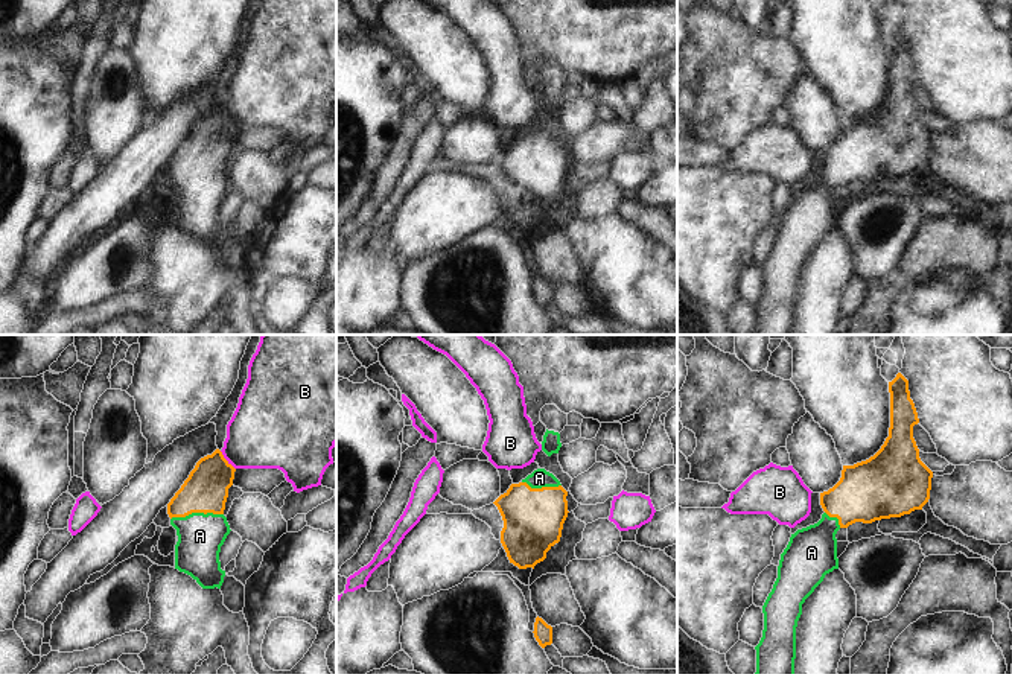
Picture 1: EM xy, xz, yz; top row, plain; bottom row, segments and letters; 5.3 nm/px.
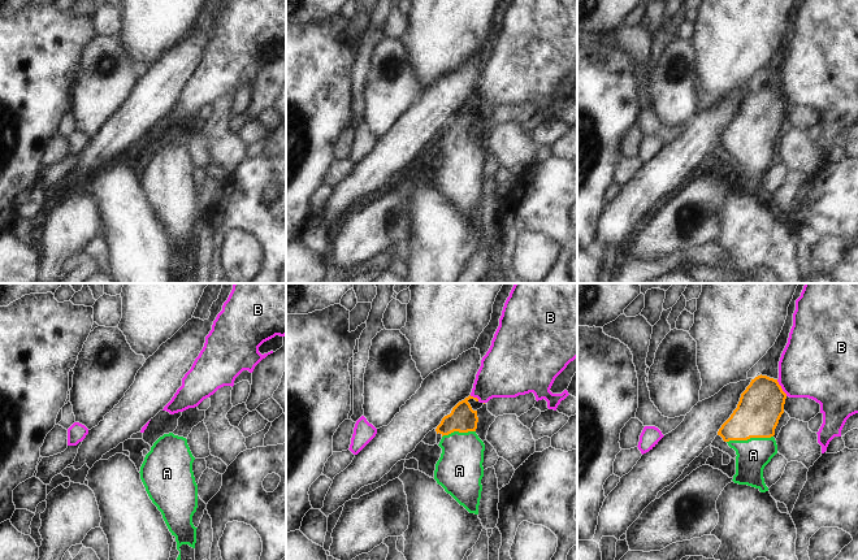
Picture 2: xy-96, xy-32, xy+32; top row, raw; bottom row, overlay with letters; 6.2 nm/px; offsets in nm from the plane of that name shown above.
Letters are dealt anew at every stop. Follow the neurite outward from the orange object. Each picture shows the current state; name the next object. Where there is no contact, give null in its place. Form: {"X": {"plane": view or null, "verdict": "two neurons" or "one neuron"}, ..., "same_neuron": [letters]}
{"A": {"plane": "xy", "verdict": "one neuron"}, "B": {"plane": "xy", "verdict": "two neurons"}, "same_neuron": ["A"]}

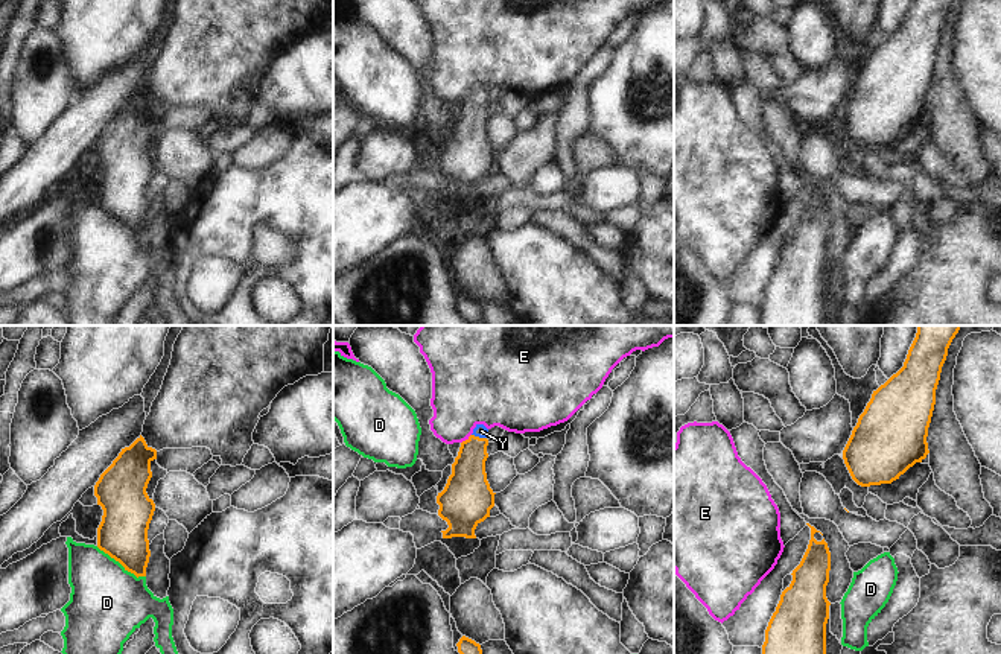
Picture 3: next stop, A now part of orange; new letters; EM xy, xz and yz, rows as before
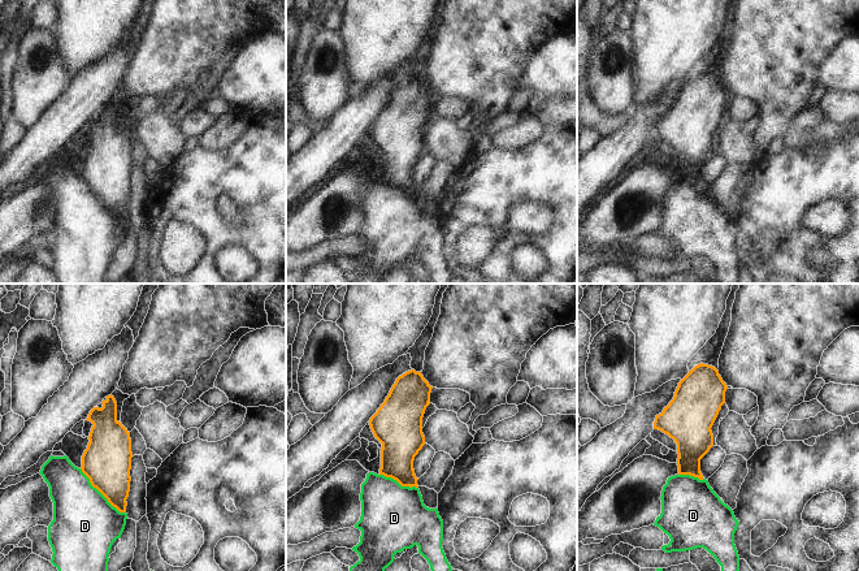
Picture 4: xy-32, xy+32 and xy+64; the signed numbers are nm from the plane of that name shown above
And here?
{"D": {"plane": "xy", "verdict": "two neurons"}, "E": {"plane": "xz", "verdict": "two neurons"}, "Y": {"plane": "xz", "verdict": "one neuron"}, "same_neuron": ["Y"]}

